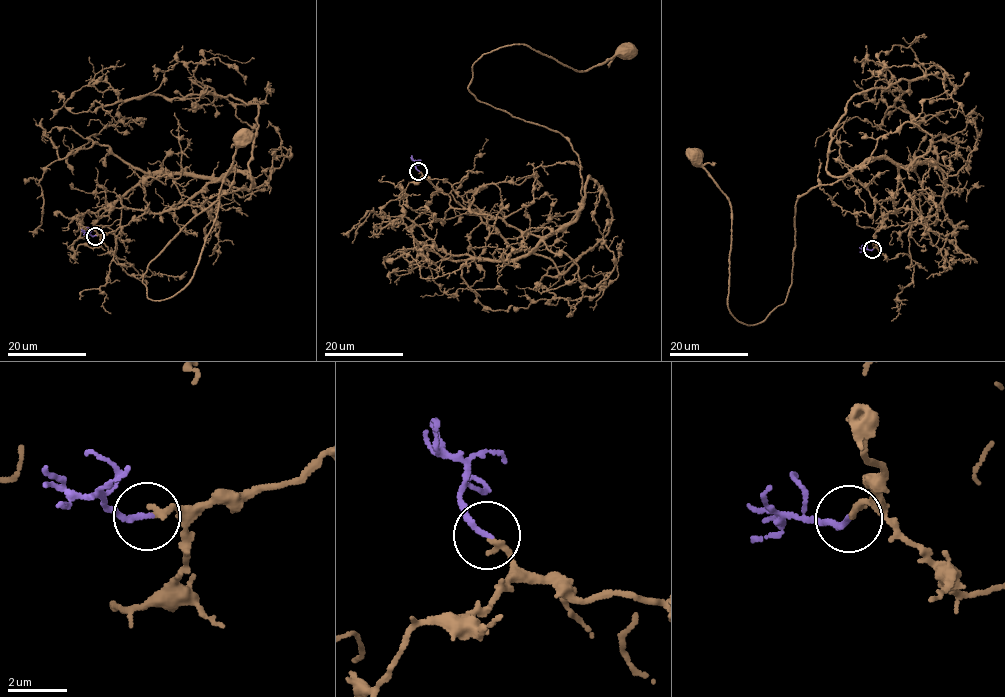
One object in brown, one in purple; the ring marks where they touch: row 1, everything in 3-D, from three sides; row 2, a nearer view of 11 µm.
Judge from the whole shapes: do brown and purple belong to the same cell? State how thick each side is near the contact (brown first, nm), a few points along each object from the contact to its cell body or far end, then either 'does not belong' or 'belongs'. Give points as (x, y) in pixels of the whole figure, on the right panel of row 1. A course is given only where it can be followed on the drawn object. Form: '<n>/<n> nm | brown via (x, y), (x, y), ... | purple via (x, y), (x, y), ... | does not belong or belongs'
200/190 nm | brown via (873, 249), (898, 171), (877, 157), (801, 194), (784, 302), (739, 322), (731, 206), (694, 157) | purple via (873, 249), (859, 247) | belongs

